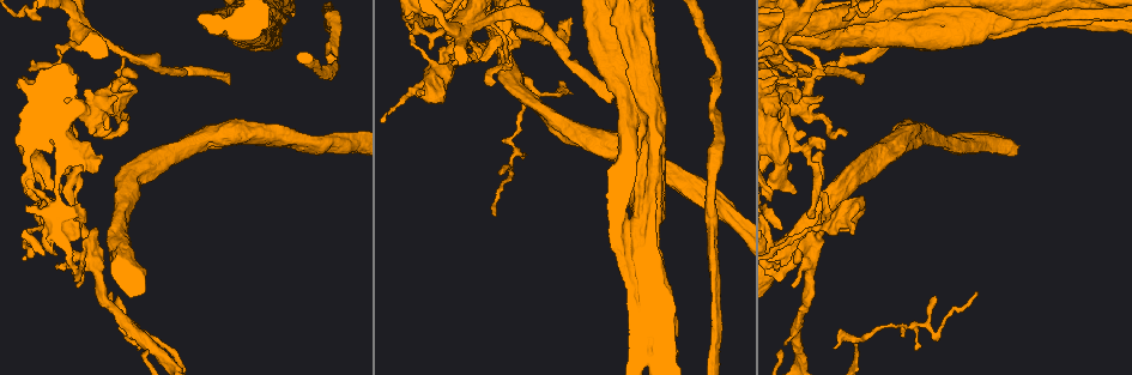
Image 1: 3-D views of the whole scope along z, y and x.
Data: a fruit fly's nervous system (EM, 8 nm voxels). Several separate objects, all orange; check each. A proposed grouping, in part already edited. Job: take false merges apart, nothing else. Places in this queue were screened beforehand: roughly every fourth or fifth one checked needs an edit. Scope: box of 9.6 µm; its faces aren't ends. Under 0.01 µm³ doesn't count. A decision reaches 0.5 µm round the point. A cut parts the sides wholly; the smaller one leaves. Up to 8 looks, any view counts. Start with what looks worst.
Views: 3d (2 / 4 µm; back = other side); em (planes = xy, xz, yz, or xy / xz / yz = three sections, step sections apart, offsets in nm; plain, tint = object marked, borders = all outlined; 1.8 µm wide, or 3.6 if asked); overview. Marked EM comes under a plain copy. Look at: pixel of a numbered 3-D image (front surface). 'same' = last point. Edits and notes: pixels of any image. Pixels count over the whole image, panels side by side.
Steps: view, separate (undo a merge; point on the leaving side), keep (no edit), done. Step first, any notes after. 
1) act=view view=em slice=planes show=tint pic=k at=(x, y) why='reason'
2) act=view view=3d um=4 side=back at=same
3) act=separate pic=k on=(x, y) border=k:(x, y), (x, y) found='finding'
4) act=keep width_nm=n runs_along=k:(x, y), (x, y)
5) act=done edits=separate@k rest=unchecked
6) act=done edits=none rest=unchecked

act=view view=em um=3.6 slice=planes show=tint pic=1 at=(819, 243) why='three-way junction'

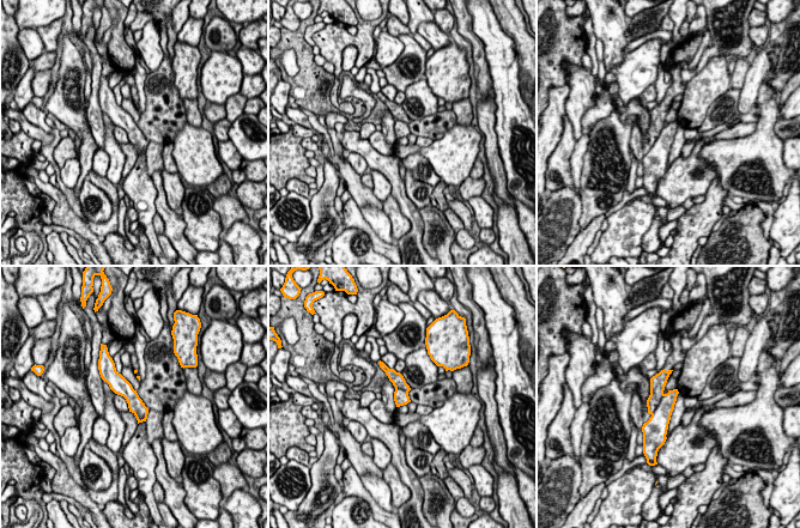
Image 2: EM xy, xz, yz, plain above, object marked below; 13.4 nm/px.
act=separate pic=2 on=(656, 387) border=2:(664, 394), (652, 414) found='a second neuron is stuck on'

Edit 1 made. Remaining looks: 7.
act=view view=em um=3.6 slice=planes show=tint pic=1 at=(607, 18) why='thick turns thin'

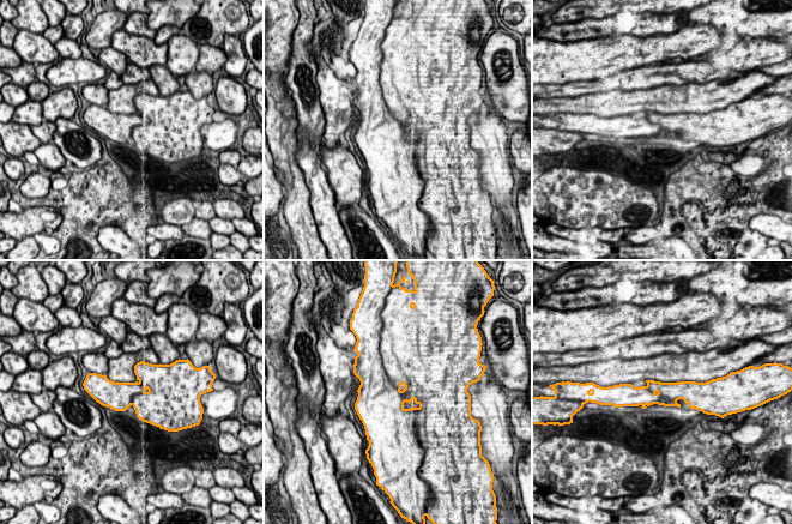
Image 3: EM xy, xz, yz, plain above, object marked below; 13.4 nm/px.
act=separate pic=3 on=(376, 387) width_nm=320 found='a second neuron is stuck on'

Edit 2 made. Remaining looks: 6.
act=done edits=separate@2,separate@3 rest=unchecked

